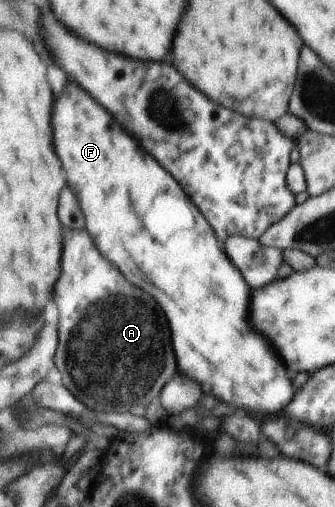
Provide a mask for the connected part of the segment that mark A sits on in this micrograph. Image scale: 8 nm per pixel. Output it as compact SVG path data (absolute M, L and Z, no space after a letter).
M66 230L66 256L62 256L62 266L64 266L62 268L62 280L58 280L58 288L54 290L54 300L58 302L58 310L60 310L60 322L58 322L59 345L55 361L59 372L62 374L63 386L91 409L100 412L128 413L143 411L150 403L158 402L162 388L176 376L176 368L178 368L174 348L172 348L170 324L168 324L168 318L166 318L164 310L160 308L160 304L150 294L146 294L144 290L130 284L122 276L122 272L108 258L104 258L100 254L100 250L96 248L96 244L94 244L92 236L88 234L88 230Z

